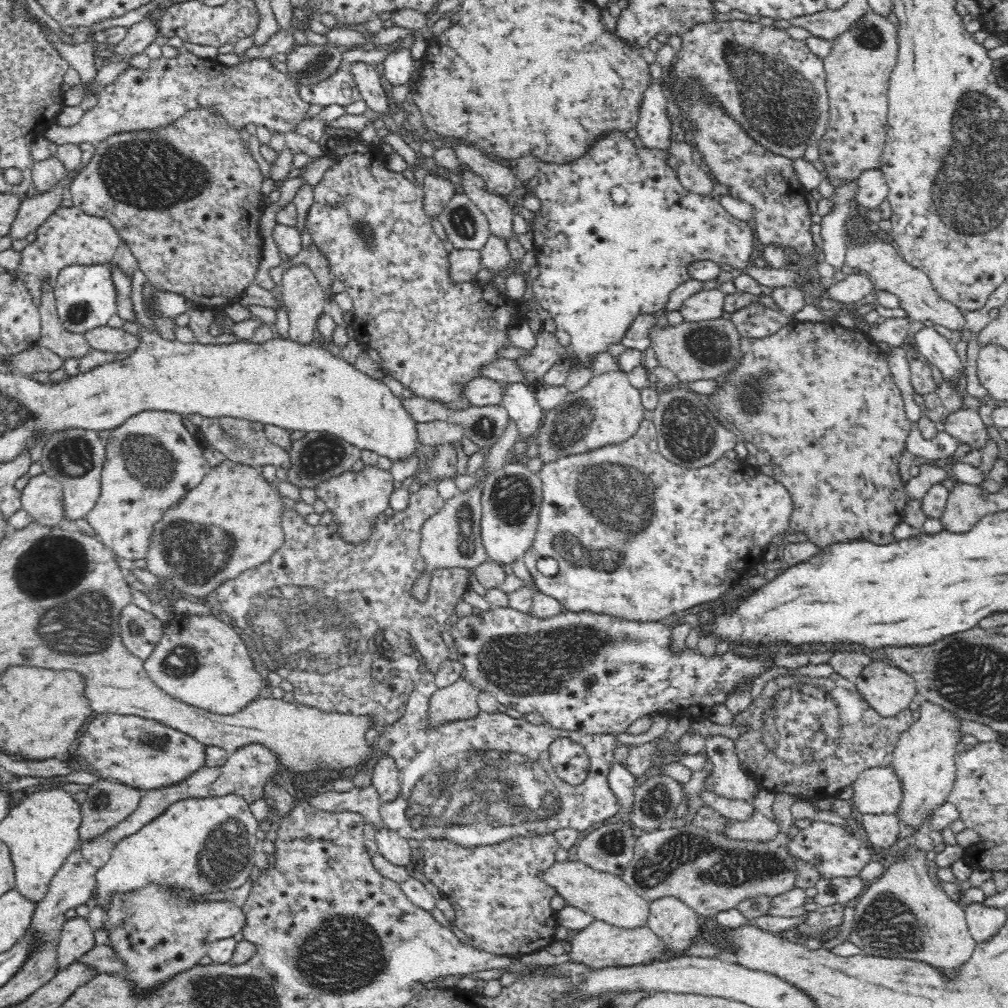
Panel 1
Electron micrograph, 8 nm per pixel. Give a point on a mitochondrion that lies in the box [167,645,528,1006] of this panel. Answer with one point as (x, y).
(341, 955)

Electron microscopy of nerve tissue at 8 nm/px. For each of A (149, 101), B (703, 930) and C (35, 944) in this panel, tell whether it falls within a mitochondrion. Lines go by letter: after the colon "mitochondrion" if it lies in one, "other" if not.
A: mitochondrion
B: other
C: other

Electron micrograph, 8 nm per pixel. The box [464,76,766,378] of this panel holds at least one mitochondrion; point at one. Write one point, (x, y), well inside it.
(711, 346)

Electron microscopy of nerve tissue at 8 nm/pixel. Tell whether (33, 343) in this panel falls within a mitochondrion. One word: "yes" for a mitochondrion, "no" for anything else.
no

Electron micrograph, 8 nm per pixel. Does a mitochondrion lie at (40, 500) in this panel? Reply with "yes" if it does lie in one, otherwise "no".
no

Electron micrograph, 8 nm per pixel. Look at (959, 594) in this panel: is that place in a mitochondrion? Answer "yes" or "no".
no

